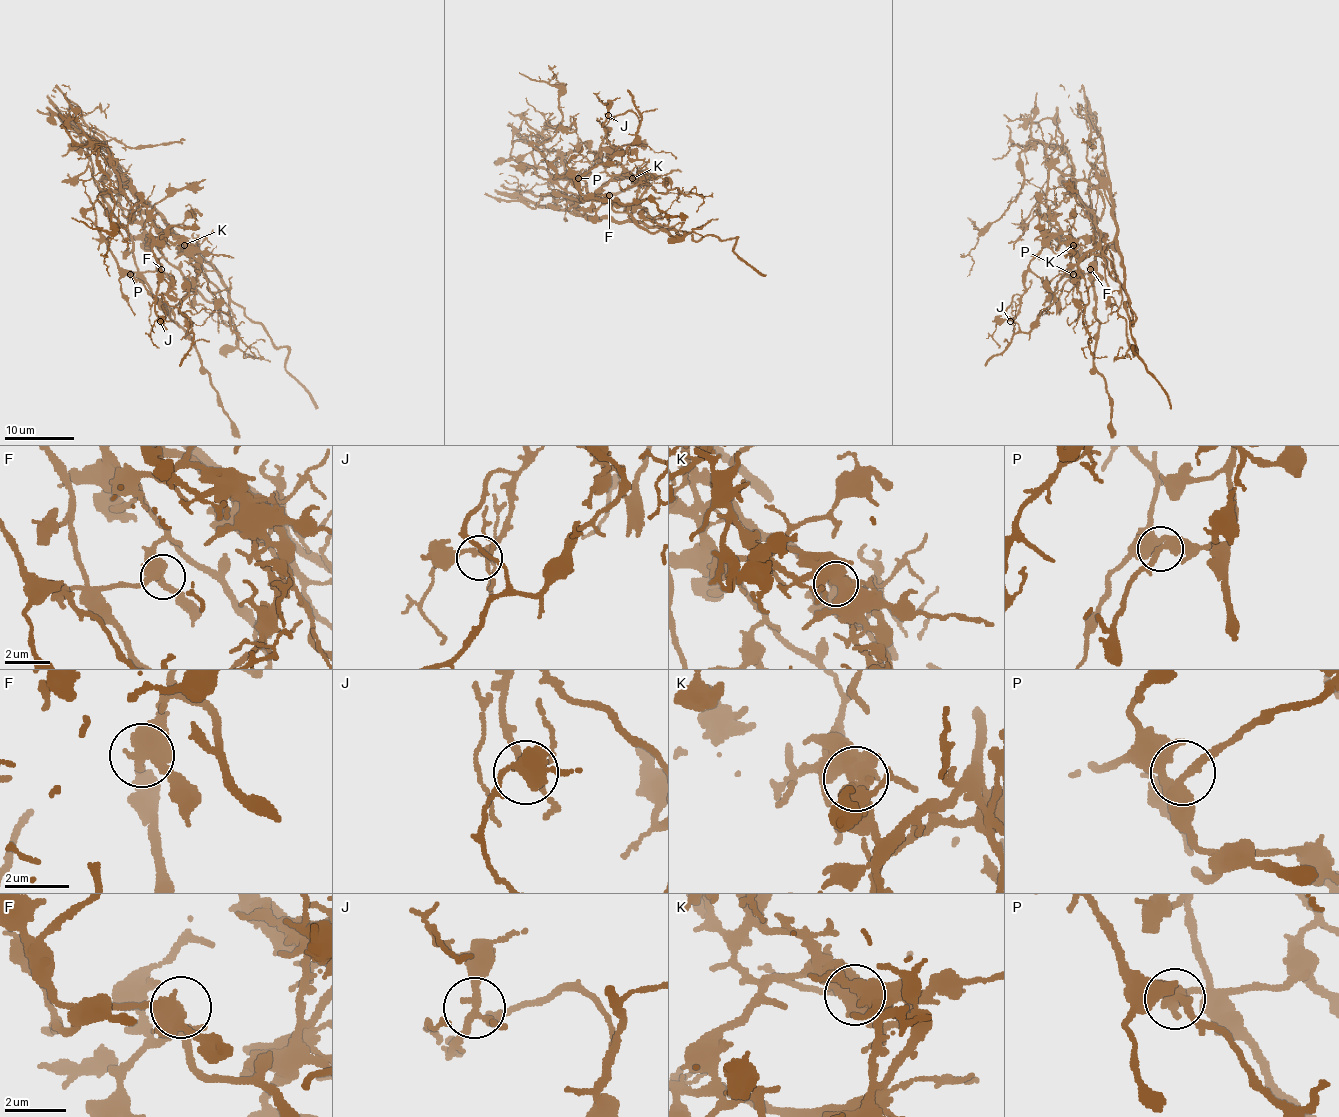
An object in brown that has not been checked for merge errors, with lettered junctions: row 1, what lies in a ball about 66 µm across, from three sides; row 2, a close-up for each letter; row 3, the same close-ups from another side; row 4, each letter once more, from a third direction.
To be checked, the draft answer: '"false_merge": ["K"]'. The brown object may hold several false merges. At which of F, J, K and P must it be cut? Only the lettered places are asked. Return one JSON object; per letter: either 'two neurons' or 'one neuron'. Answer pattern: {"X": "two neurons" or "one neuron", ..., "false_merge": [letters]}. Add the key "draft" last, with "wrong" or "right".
{"F": "one neuron", "J": "one neuron", "K": "two neurons", "P": "one neuron", "false_merge": ["K"], "draft": "right"}

